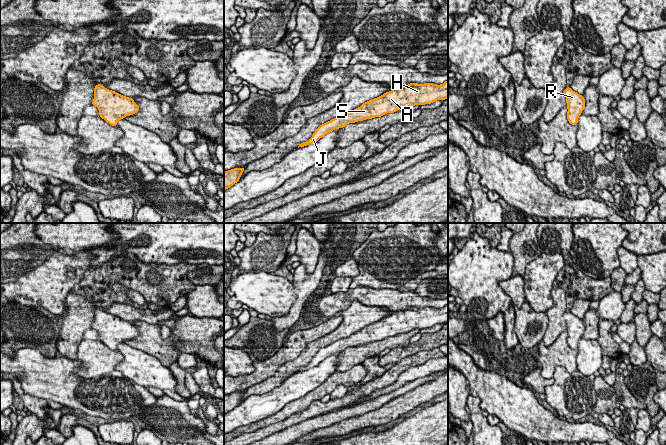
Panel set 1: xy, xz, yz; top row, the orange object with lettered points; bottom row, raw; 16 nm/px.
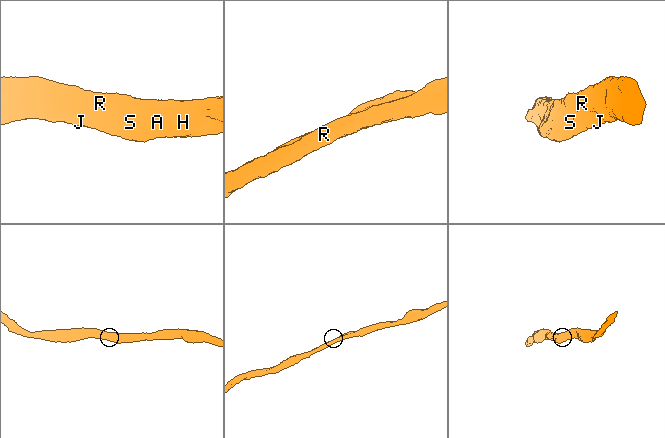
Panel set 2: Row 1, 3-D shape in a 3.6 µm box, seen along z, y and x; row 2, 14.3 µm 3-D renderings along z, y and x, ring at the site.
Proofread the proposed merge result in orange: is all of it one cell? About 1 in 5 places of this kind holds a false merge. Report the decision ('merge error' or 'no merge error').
no merge error

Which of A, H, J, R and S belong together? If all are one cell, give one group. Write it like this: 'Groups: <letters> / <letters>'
Groups: A H J R S

